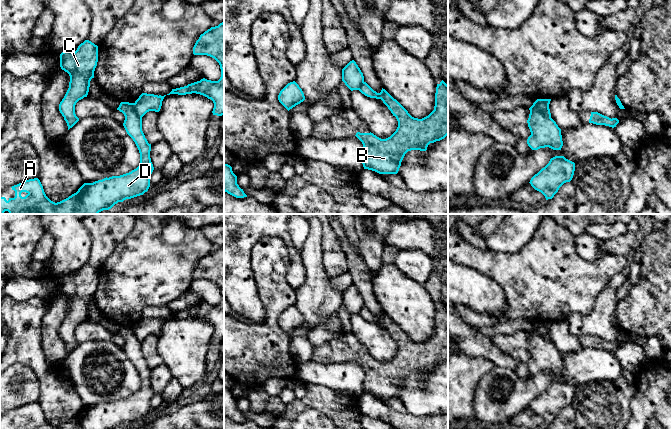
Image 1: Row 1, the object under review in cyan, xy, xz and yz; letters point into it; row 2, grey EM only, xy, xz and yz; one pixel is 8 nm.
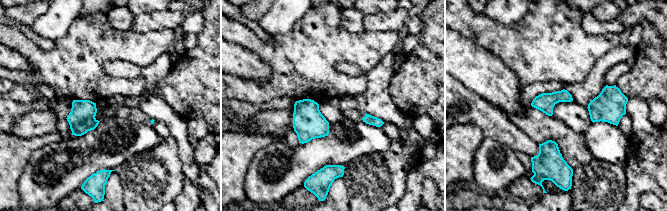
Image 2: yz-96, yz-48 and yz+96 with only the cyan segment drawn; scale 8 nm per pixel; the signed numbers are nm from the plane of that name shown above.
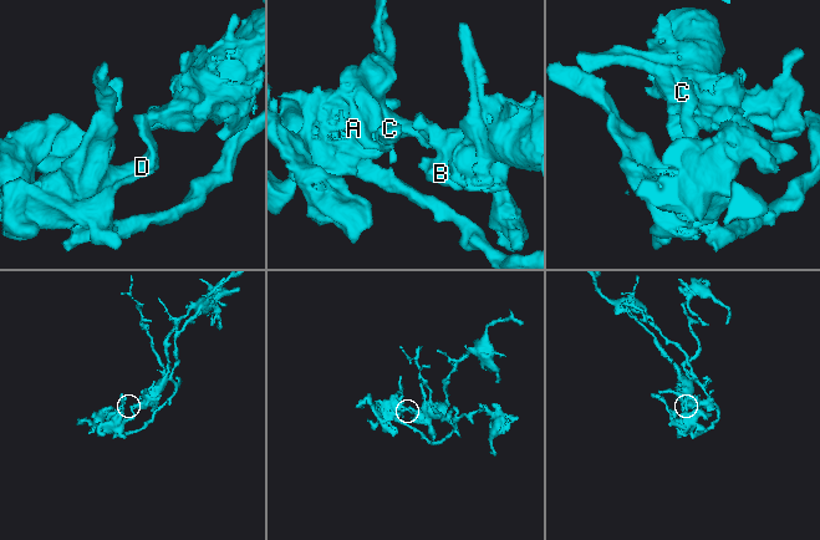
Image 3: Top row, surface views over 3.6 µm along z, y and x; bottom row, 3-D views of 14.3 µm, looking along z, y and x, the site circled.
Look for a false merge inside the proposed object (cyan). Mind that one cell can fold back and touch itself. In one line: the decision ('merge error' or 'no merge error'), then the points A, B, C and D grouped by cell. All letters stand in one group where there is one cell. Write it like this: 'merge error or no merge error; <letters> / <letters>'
merge error; A C D / B

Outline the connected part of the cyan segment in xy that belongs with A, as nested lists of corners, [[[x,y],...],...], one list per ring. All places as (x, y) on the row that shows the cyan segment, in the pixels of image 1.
[[[121,102],[117,110],[124,114],[123,126],[140,153],[140,164],[136,169],[120,176],[106,177],[93,183],[84,183],[76,193],[57,203],[46,196],[38,178],[25,180],[11,187],[15,191],[14,198],[9,198],[7,201],[5,197],[0,197],[0,214],[4,214],[5,211],[8,211],[9,214],[98,214],[103,210],[111,209],[118,202],[147,192],[154,167],[150,158],[151,144],[148,143],[142,131],[142,118],[136,113],[134,103]]]

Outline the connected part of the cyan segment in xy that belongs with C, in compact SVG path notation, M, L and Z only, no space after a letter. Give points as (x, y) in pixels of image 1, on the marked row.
M89 40L81 43L75 52L69 50L60 54L60 67L70 76L69 88L59 104L59 111L68 130L79 121L75 114L75 105L87 97L97 62L98 46Z

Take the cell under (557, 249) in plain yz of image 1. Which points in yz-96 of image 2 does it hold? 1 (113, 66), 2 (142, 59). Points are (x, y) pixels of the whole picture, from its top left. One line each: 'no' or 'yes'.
1: no
2: yes

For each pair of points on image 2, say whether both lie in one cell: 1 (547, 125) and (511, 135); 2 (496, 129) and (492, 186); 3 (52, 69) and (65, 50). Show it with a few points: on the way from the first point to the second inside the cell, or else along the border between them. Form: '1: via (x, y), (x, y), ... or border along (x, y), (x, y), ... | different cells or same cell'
1: border along (507, 115), (538, 144) | different cells
2: border along (485, 136), (507, 145), (514, 152) | different cells
3: via (57, 64), (65, 55) | same cell

